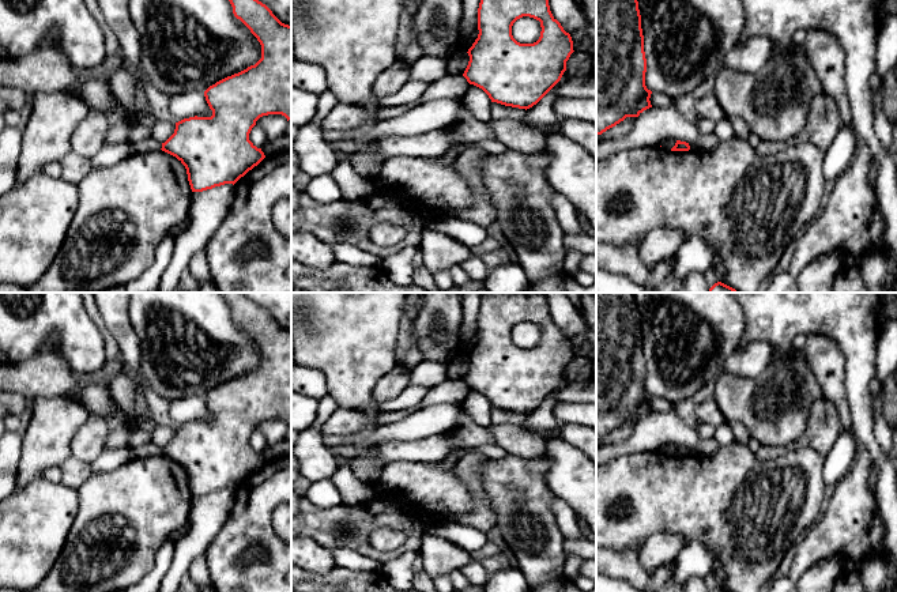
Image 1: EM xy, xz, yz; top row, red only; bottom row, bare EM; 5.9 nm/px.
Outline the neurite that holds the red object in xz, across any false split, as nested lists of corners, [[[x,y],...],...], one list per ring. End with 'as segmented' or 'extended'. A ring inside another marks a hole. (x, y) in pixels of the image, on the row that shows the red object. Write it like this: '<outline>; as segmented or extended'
[[[480,0],[478,8],[478,38],[468,49],[470,61],[463,73],[470,84],[482,88],[491,102],[529,109],[562,78],[573,50],[569,33],[553,16],[549,0]],[[529,16],[540,22],[540,37],[534,44],[520,44],[512,35],[513,23]]]; as segmented

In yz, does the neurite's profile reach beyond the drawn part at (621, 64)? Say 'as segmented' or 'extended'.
as segmented

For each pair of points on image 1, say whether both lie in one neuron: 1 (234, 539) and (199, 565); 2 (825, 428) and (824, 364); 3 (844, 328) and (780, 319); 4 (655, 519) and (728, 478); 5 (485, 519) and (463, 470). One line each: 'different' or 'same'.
1: different
2: different
3: same
4: same
5: same

